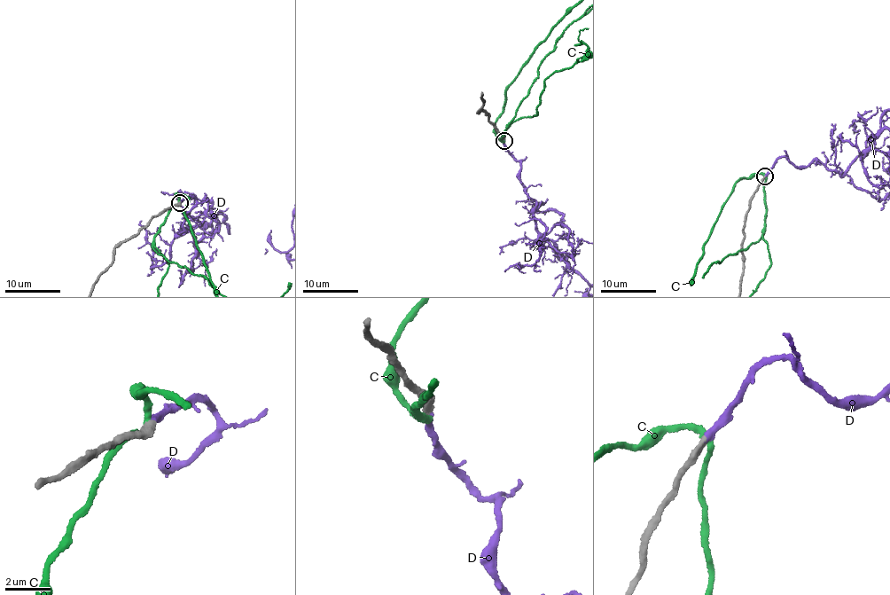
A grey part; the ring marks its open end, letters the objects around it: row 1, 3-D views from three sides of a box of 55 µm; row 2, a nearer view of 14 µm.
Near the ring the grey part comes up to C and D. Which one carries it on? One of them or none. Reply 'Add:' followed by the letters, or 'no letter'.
Add: D

